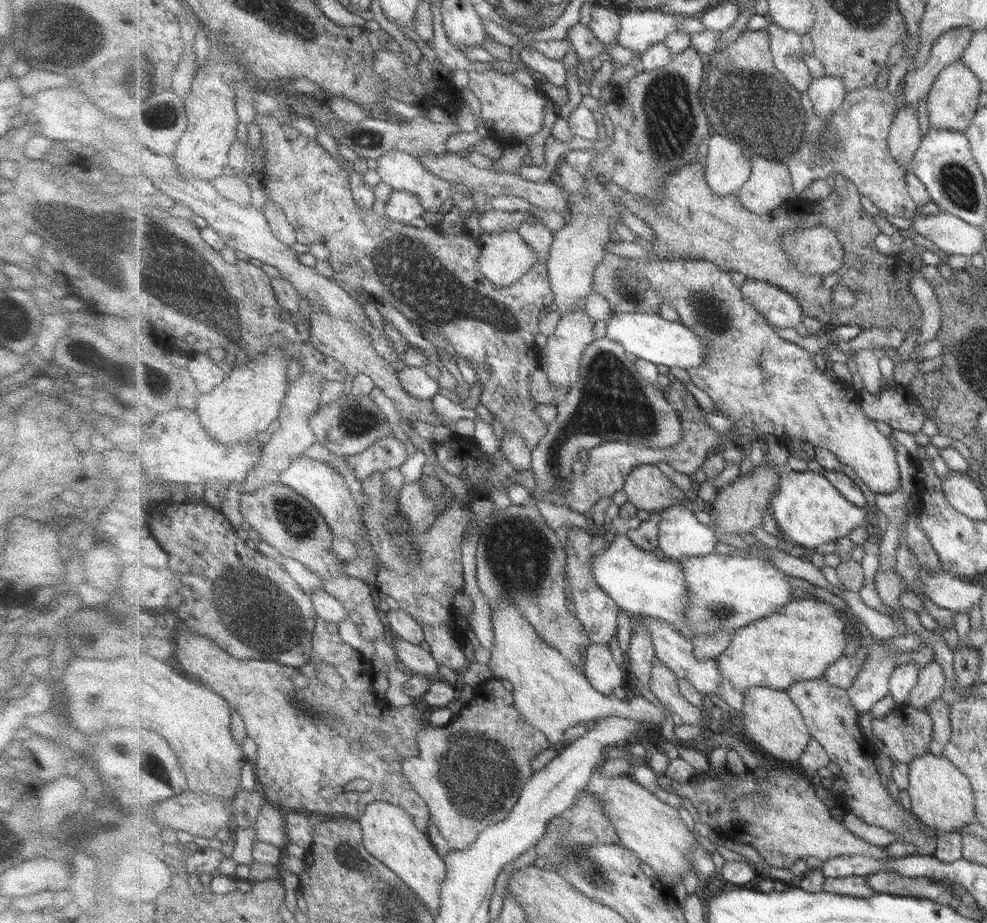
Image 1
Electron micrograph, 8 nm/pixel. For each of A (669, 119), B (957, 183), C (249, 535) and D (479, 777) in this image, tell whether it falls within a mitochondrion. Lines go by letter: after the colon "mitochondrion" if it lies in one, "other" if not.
A: mitochondrion
B: mitochondrion
C: other
D: mitochondrion

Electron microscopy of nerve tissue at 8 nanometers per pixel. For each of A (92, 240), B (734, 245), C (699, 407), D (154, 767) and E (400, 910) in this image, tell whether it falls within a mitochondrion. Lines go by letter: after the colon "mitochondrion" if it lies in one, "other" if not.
A: mitochondrion
B: other
C: other
D: other
E: mitochondrion

